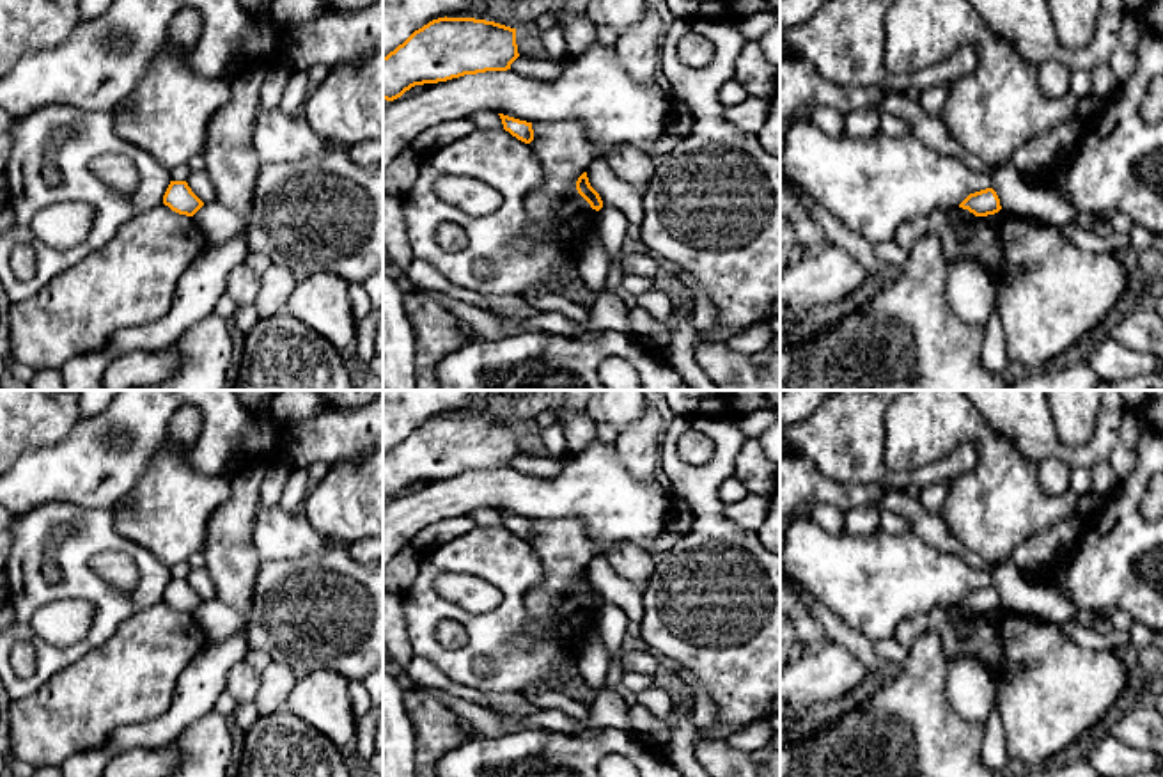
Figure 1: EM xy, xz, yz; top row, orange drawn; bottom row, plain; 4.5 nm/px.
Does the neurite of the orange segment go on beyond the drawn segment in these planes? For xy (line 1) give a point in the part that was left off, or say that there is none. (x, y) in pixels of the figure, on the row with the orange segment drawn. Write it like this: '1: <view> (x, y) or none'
1: none

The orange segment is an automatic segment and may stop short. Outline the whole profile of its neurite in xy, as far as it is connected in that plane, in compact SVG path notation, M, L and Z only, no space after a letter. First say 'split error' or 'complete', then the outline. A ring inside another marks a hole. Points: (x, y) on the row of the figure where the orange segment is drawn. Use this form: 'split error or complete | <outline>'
complete | M170 181L163 195L163 204L186 216L193 216L204 206L186 181Z

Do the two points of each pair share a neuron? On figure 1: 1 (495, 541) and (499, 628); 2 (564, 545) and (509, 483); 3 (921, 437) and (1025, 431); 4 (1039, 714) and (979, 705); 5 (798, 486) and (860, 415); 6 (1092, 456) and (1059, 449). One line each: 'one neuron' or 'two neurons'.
1: one neuron
2: two neurons
3: two neurons
4: two neurons
5: two neurons
6: one neuron

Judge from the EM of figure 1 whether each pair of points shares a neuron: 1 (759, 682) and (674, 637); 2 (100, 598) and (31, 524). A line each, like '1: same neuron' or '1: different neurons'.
1: same neuron
2: same neuron

